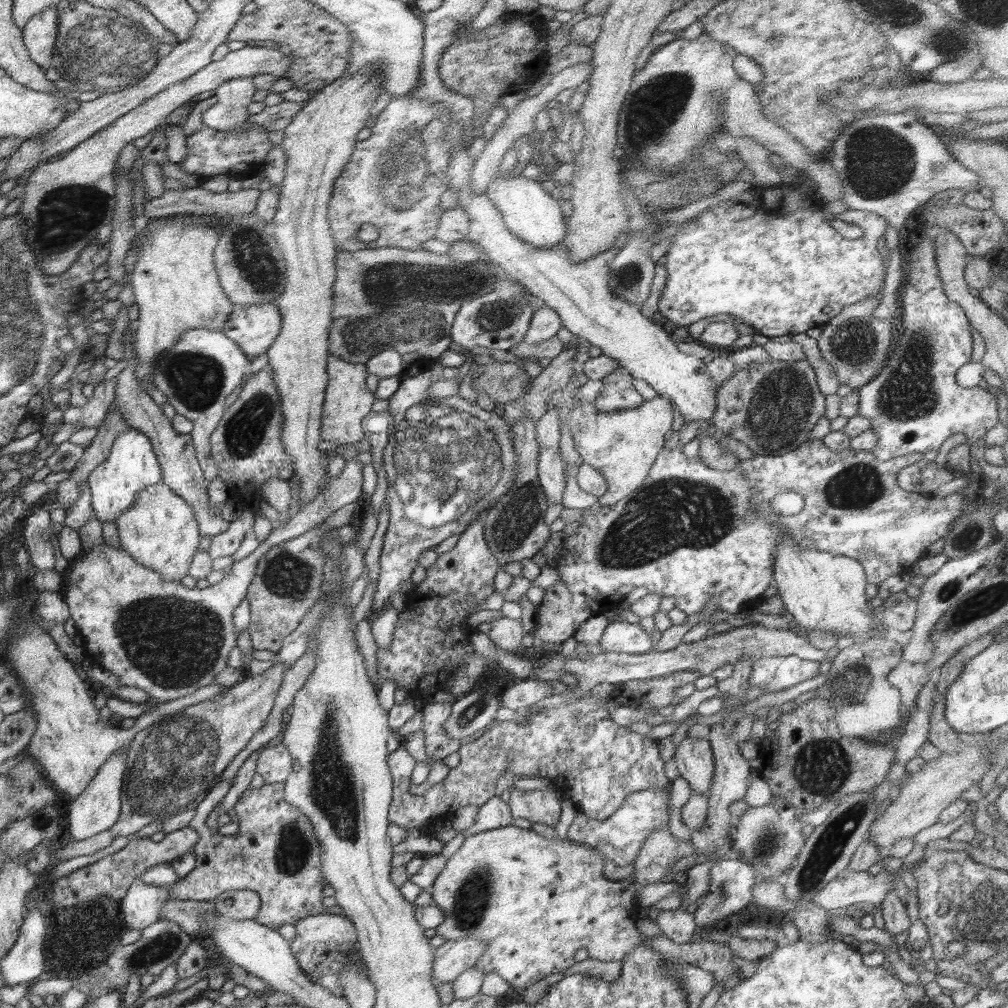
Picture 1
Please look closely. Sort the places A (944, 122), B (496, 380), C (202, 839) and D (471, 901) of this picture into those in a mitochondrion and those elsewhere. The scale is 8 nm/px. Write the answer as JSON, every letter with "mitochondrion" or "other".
{"A":"other","B":"mitochondrion","C":"other","D":"mitochondrion"}

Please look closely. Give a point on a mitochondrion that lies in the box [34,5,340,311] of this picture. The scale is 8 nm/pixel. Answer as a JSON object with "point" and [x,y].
{"point":[103,52]}

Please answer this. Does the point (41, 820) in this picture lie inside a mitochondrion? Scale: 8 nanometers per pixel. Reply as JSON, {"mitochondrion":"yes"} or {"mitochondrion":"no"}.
{"mitochondrion":"no"}

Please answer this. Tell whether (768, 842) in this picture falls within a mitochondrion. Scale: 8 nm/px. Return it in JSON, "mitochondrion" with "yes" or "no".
{"mitochondrion":"yes"}

